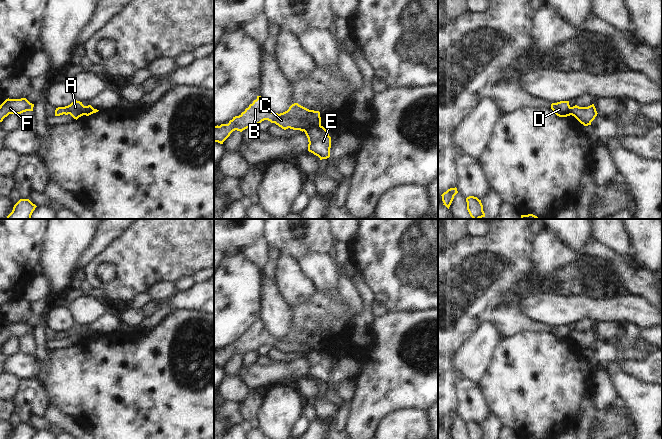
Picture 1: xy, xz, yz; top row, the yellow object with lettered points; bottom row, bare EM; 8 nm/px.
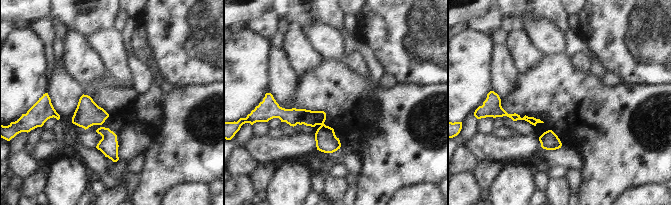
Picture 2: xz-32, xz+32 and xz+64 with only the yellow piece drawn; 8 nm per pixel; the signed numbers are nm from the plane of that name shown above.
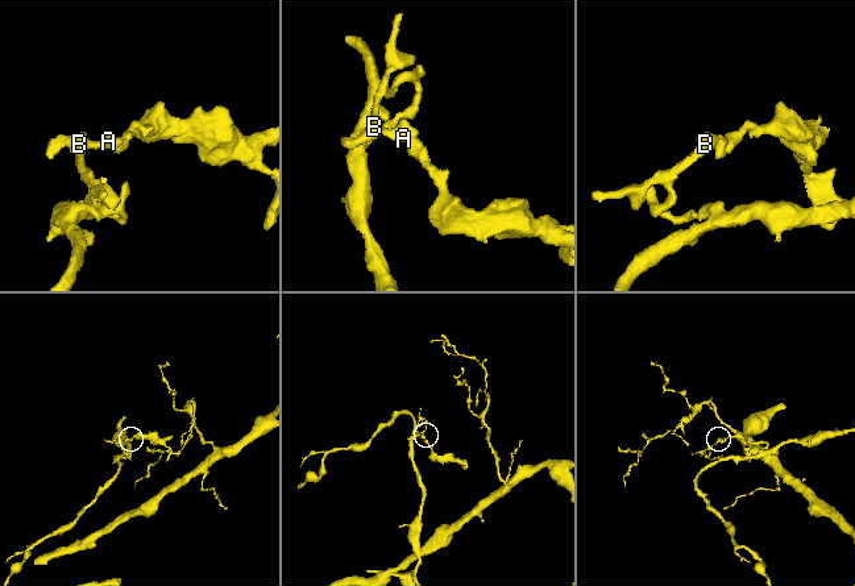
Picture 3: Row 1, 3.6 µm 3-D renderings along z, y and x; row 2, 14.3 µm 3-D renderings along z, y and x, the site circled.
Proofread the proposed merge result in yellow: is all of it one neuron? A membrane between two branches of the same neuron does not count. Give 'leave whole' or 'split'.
split

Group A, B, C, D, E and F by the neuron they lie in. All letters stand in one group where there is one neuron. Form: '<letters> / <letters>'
A B C D F / E

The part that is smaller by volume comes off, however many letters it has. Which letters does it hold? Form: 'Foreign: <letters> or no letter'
Foreign: E

